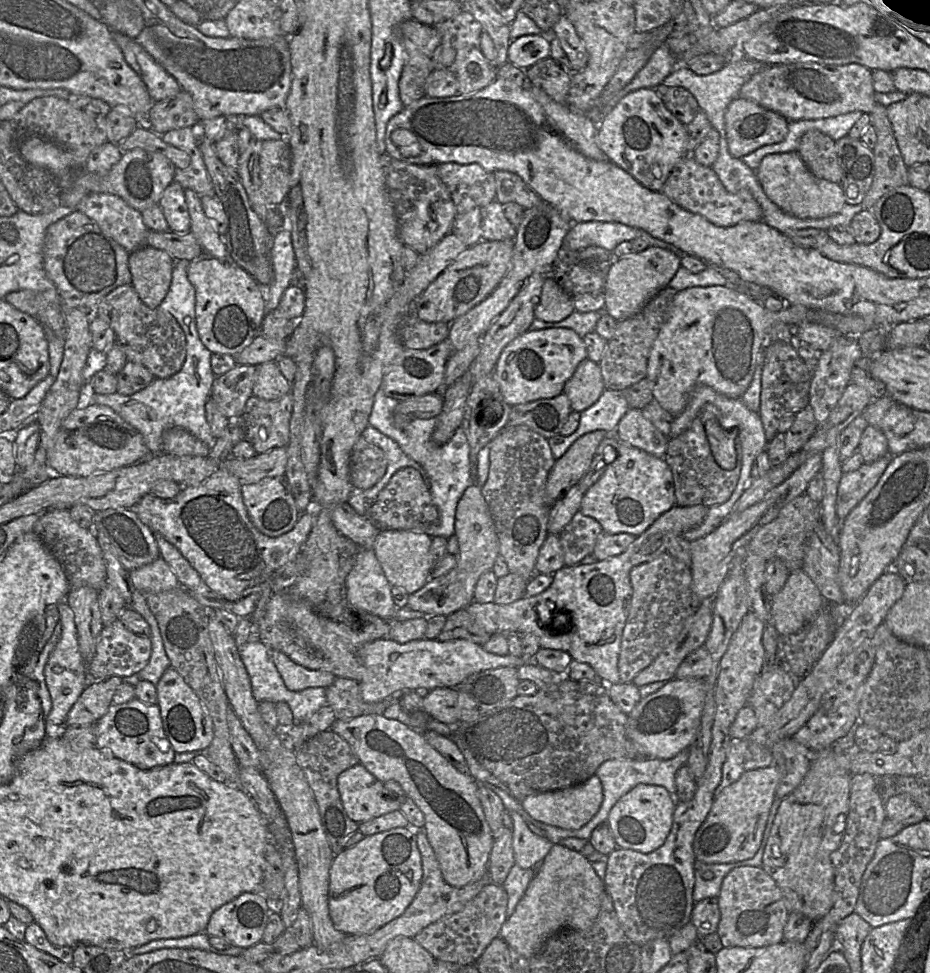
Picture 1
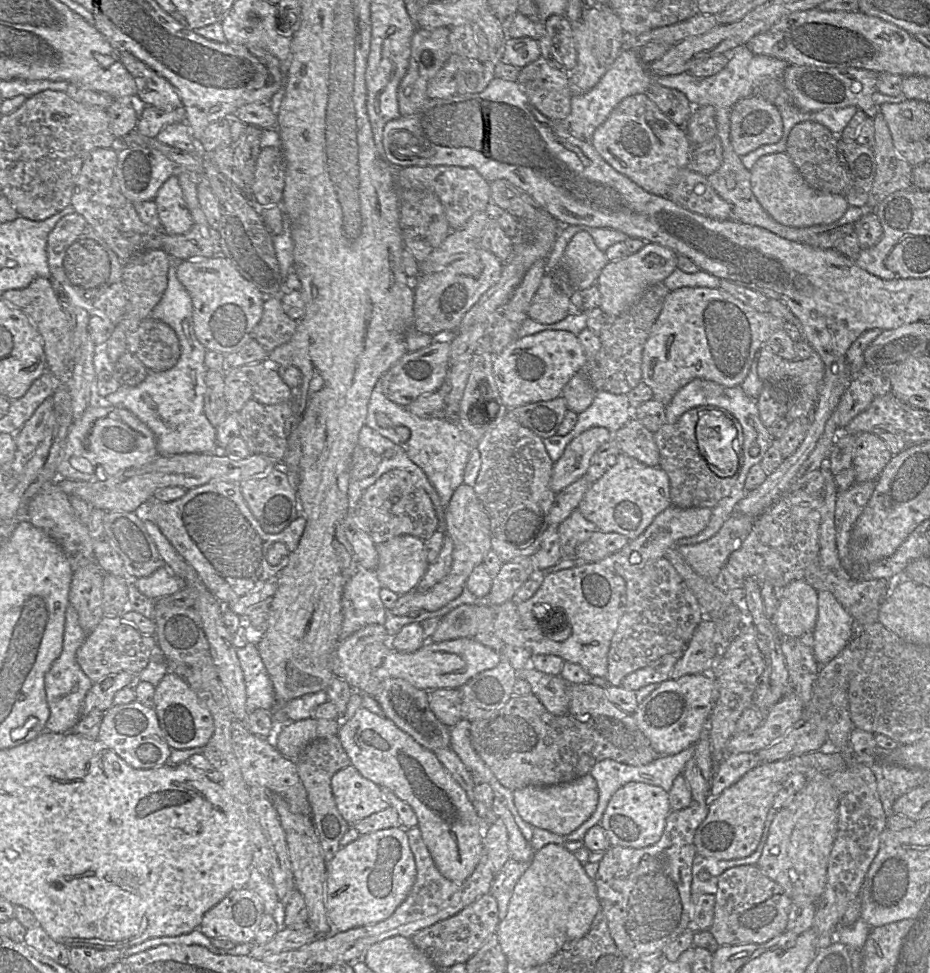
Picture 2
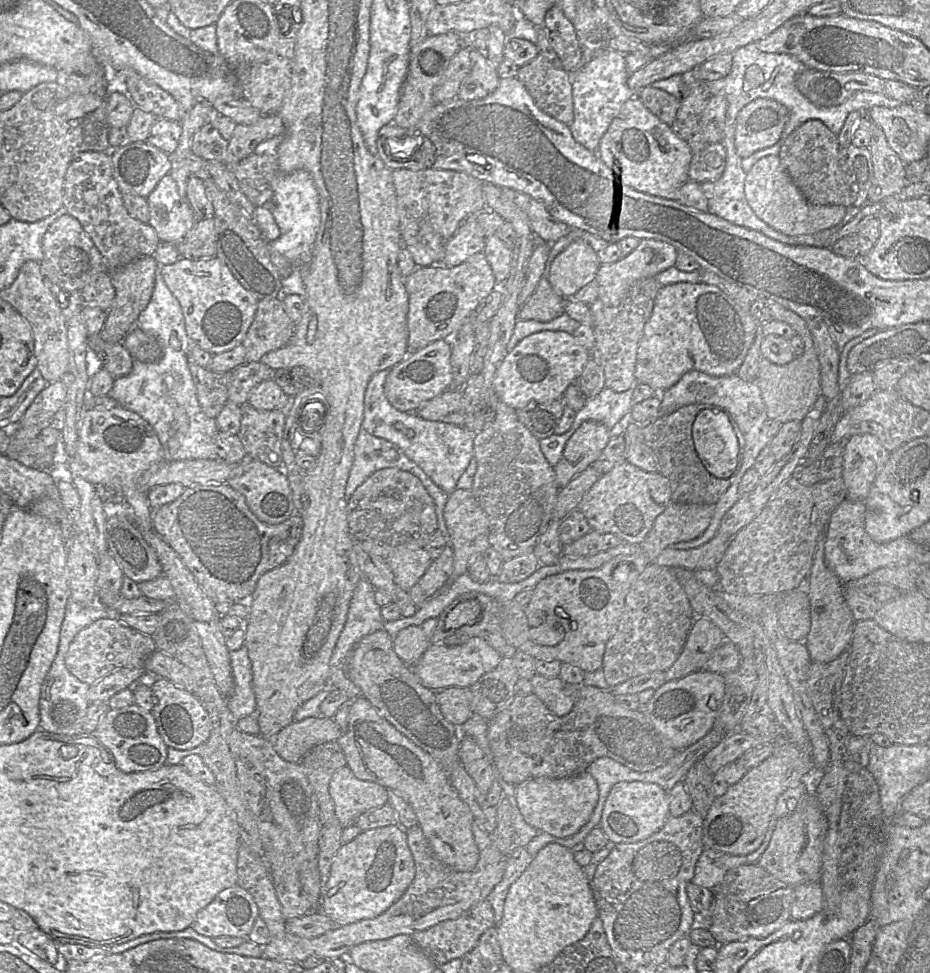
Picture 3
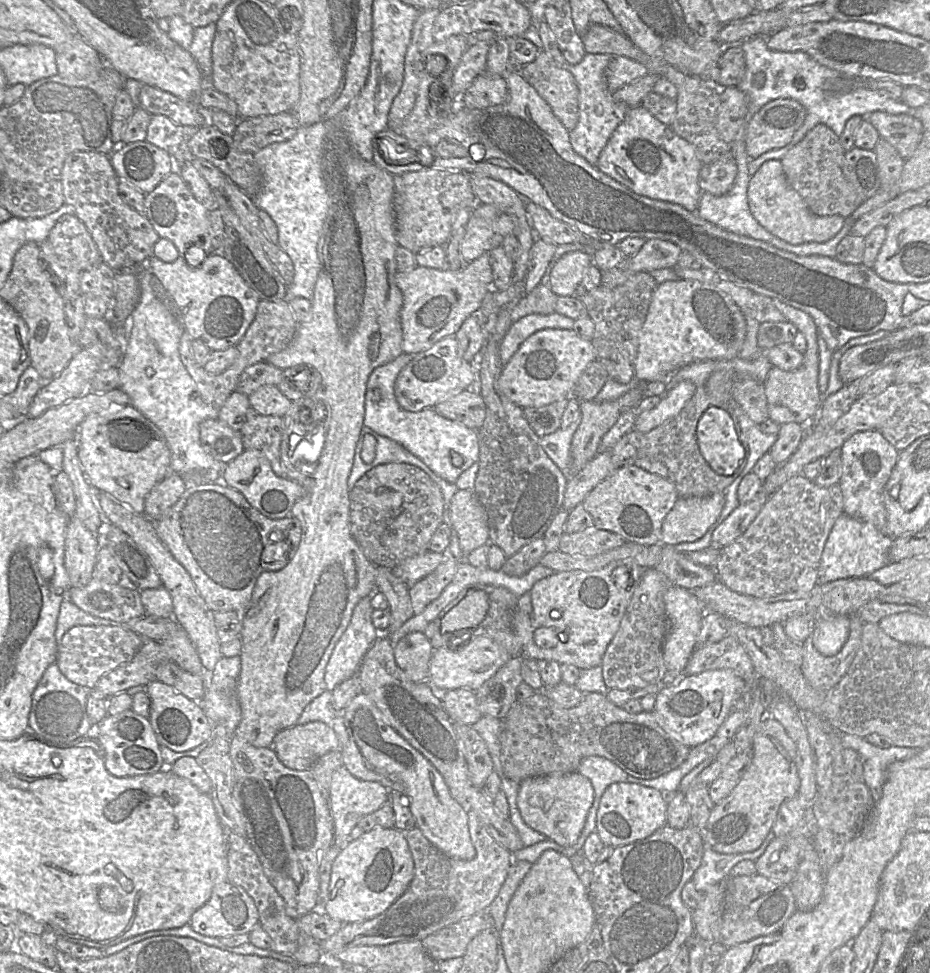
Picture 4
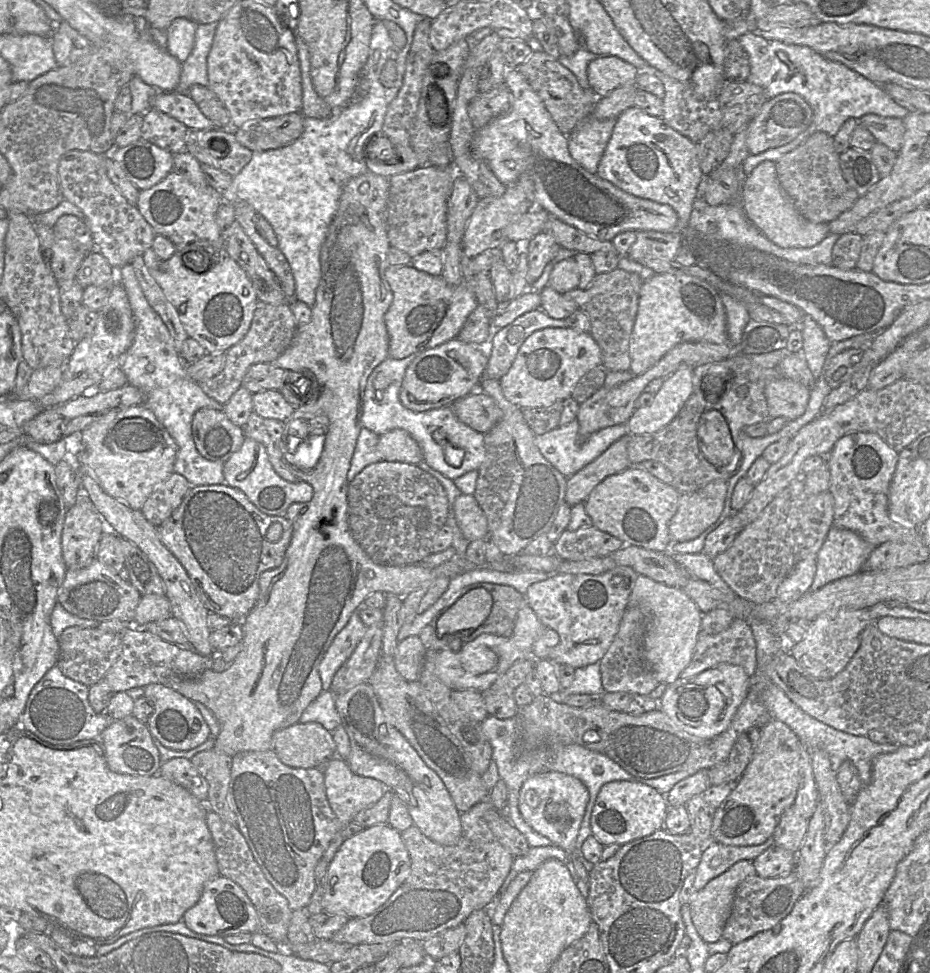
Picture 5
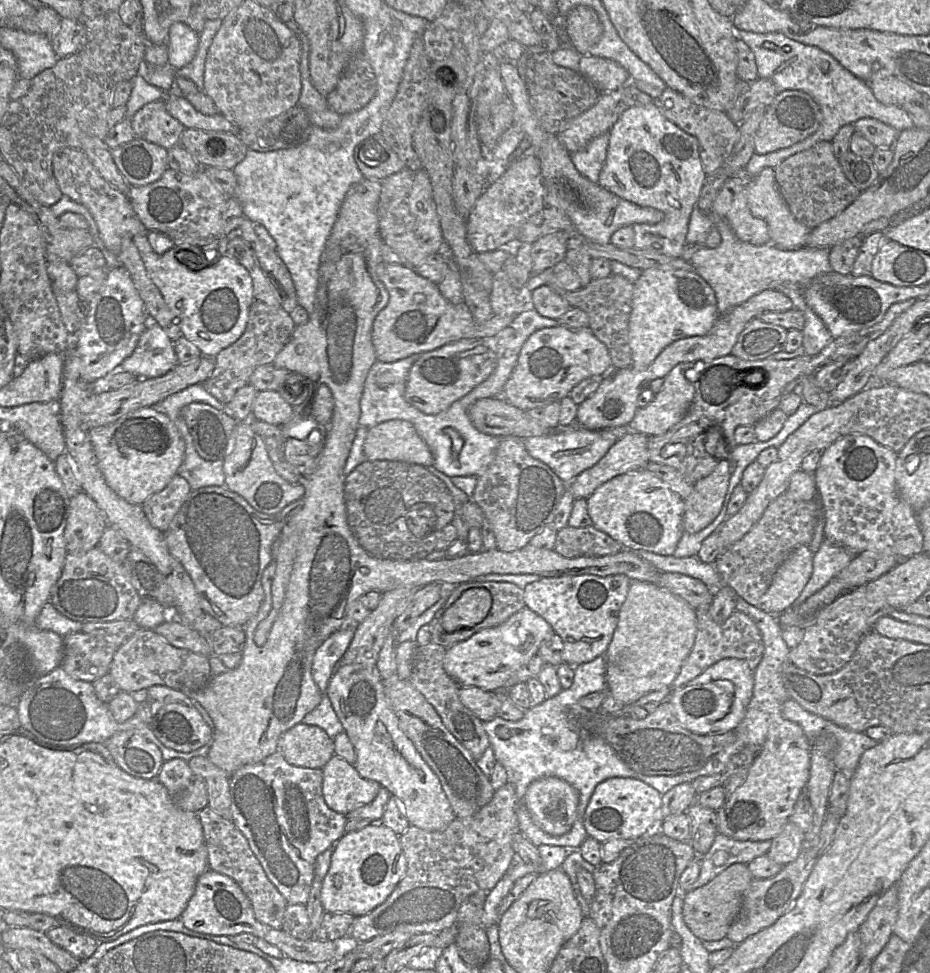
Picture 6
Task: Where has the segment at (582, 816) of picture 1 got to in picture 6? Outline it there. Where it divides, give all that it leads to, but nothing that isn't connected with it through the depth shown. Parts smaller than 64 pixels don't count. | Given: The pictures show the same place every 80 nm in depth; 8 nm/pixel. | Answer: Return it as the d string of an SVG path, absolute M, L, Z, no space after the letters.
M554 776L533 781L524 796L524 804L533 821L554 836L571 830L577 817L578 803L578 791L565 780Z

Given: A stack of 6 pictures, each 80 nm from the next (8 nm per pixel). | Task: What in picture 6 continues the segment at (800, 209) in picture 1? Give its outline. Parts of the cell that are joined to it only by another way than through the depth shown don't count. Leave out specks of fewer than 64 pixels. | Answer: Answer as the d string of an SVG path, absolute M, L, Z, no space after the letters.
M765 167L752 178L746 186L748 206L753 216L766 222L772 244L783 250L798 250L805 246L811 229L798 222L791 213L779 190L774 172L773 168Z

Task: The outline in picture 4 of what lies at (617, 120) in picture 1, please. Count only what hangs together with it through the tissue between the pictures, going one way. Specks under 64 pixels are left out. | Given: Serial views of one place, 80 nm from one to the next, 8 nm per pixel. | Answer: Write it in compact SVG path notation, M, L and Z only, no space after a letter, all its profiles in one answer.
M641 104L628 108L623 122L602 150L597 167L634 193L682 206L697 212L702 194L699 172L702 163L691 143L660 122Z

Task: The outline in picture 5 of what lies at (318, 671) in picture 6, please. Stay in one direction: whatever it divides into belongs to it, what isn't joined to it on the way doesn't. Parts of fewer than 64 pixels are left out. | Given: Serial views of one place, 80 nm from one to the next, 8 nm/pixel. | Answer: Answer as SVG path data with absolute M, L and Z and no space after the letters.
M358 609L354 611L347 624L334 637L319 664L319 676L322 691L329 691L337 670L349 659L356 646L363 638L367 627L359 617Z

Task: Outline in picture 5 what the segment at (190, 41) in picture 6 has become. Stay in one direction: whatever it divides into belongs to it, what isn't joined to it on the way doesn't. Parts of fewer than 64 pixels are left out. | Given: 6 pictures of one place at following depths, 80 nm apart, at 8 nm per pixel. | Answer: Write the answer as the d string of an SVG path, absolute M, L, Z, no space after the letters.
M176 18L167 29L167 50L180 63L192 52L198 24L187 18Z

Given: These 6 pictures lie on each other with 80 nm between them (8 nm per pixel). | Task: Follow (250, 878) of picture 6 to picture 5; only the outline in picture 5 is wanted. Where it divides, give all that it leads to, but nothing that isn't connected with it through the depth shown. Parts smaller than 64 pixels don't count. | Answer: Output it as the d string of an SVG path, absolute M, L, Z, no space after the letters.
M208 809L206 823L212 836L219 875L229 878L244 890L256 909L262 932L277 945L286 945L292 913L287 899L268 882L237 827L225 822L216 813Z

